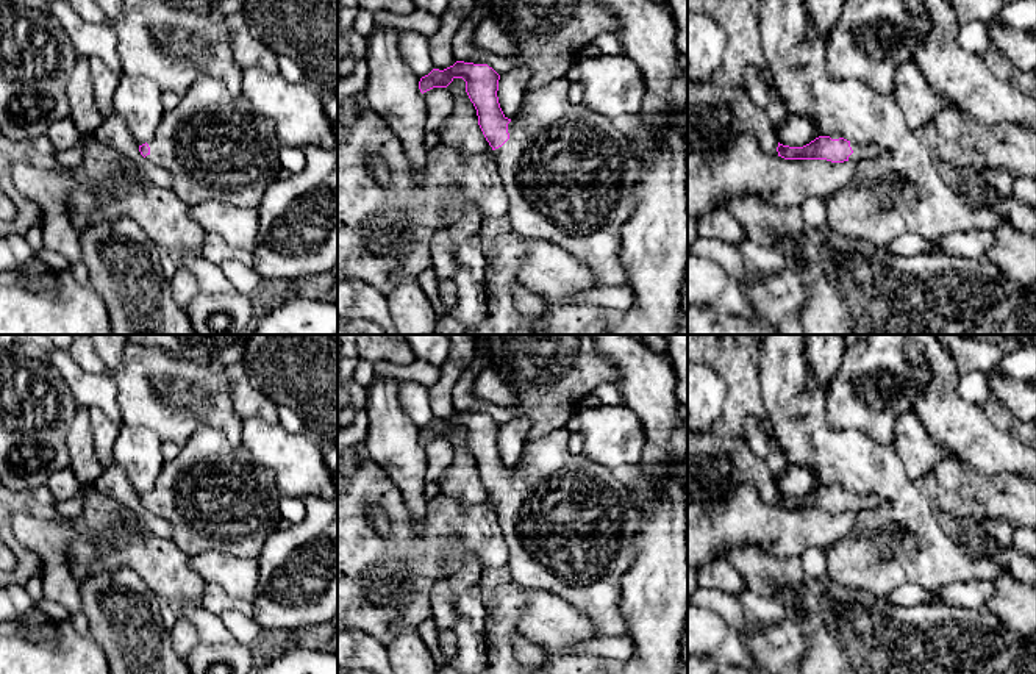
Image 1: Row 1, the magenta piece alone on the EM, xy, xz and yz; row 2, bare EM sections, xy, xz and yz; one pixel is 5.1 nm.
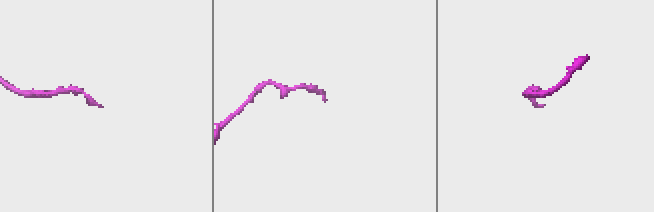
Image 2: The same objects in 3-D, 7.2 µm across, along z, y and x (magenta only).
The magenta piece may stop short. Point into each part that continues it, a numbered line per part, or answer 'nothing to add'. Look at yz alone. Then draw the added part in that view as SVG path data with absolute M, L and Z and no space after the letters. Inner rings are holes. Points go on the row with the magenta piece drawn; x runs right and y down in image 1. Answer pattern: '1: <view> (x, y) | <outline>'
1: yz (861, 150) | M850 141L850 147L853 153L848 156L848 161L859 163L863 160L877 158L881 152L884 152L883 145L873 142L853 142Z

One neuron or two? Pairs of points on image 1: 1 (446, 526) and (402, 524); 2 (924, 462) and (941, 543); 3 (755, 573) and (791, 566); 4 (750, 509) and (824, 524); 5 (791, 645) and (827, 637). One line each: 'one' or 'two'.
1: one
2: two
3: one
4: one
5: two

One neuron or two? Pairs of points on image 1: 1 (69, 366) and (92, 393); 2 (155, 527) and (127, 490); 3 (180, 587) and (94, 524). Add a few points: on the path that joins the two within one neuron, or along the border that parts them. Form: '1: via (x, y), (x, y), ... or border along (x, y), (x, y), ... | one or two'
1: via (72, 372), (86, 387) | one
2: via (147, 518), (130, 499) | one
3: via (158, 565), (138, 548), (116, 537) | one

